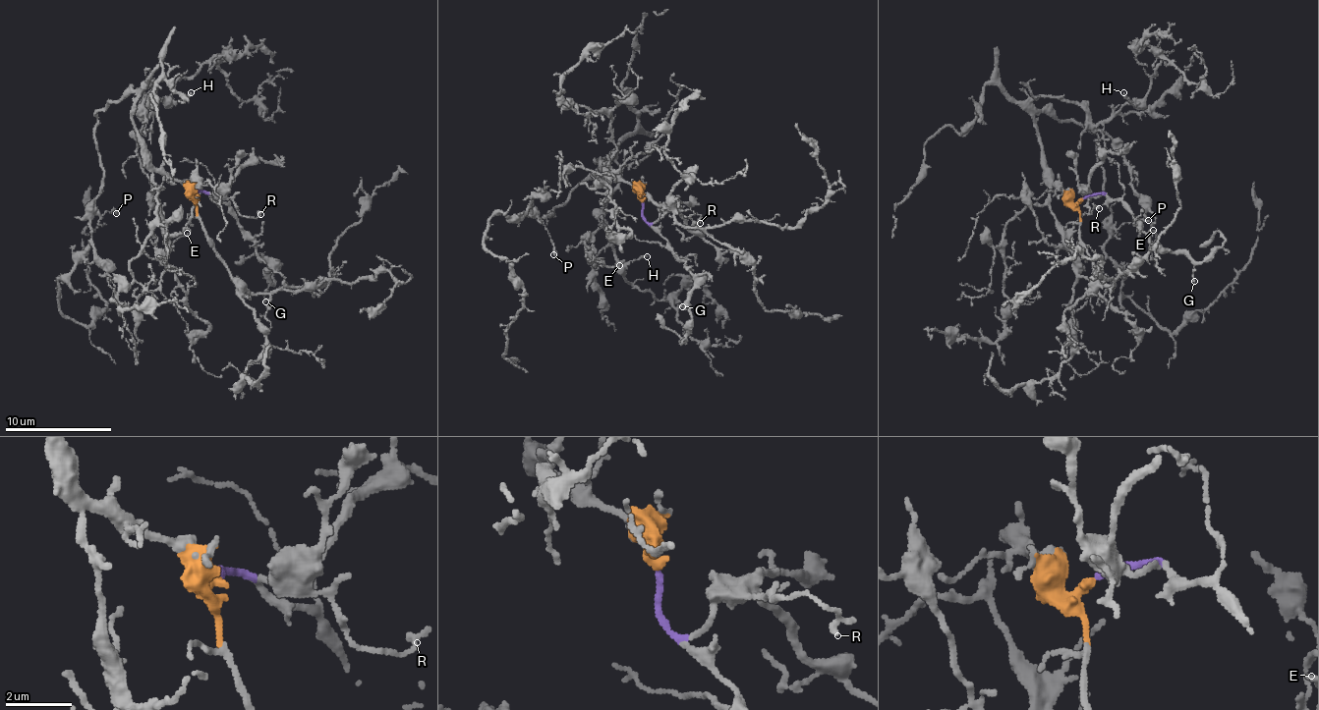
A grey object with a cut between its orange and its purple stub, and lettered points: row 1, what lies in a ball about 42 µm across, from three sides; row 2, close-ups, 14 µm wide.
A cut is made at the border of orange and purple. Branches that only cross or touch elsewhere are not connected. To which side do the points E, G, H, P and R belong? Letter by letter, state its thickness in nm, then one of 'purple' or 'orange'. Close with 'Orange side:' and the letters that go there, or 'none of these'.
E: 120 nm | orange
G: 100 nm | purple
H: 160 nm | orange
P: 200 nm | orange
R: 170 nm | purple
Orange side: E, H, P

